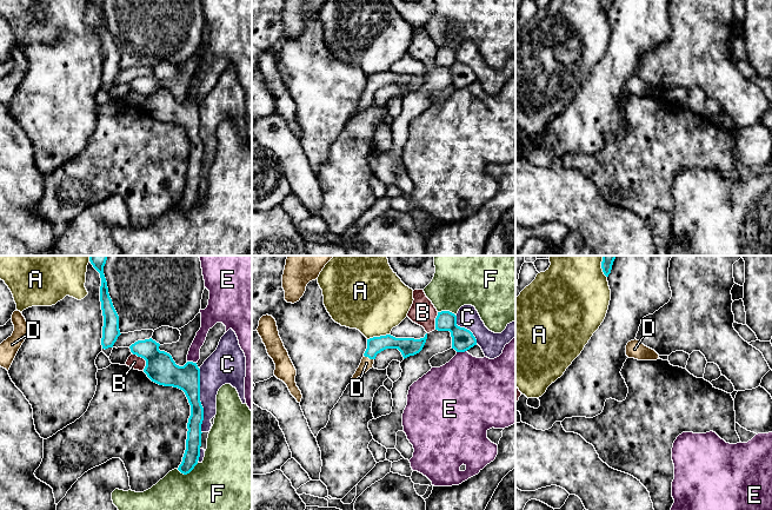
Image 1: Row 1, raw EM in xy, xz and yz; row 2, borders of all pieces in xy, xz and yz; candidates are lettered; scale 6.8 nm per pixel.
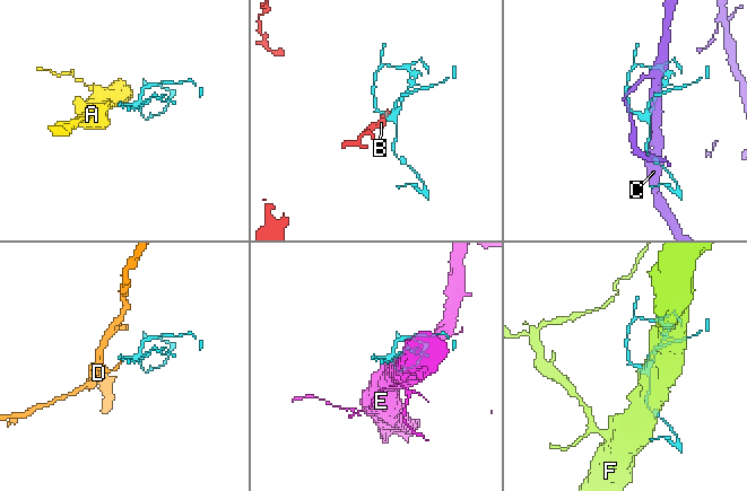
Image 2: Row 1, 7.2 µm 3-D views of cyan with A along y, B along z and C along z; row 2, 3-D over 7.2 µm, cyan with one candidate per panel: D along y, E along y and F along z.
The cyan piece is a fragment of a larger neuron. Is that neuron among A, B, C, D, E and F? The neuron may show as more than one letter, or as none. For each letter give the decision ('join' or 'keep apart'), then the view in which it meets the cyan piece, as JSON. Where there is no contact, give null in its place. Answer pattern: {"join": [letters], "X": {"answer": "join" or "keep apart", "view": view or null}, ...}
{"join": ["D"], "A": {"answer": "keep apart", "view": "xz"}, "B": {"answer": "keep apart", "view": "xy"}, "C": {"answer": "keep apart", "view": "xy"}, "D": {"answer": "join", "view": "xz"}, "E": {"answer": "keep apart", "view": "xz"}, "F": {"answer": "keep apart", "view": "xy"}}

